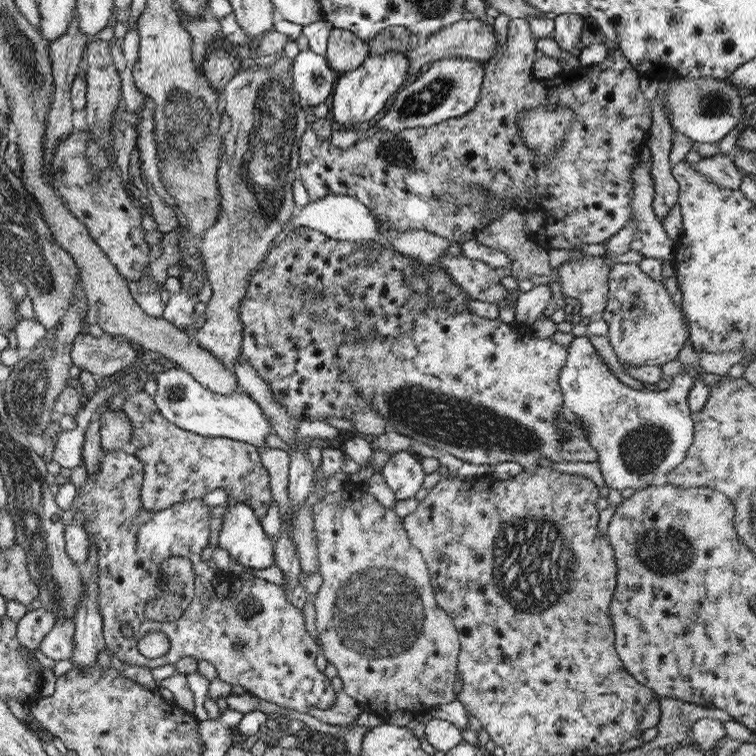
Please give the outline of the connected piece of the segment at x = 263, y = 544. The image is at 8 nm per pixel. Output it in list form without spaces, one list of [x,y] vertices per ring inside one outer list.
[[[246,504],[228,507],[222,515],[217,546],[226,550],[232,561],[247,568],[261,570],[274,564],[274,545]]]

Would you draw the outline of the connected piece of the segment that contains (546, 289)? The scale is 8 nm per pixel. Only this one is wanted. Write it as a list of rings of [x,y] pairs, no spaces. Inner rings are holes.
[[[551,285],[534,286],[525,293],[518,293],[516,307],[514,308],[515,323],[526,322],[531,324],[541,318],[541,311],[549,307]]]

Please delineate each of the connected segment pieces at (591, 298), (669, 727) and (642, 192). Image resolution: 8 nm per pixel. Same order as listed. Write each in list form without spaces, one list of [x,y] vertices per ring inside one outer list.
[[[583,256],[580,258],[571,258],[561,264],[555,270],[558,275],[558,289],[561,294],[569,298],[575,298],[579,302],[579,313],[576,319],[583,321],[592,320],[599,317],[608,296],[607,277],[609,264],[606,264],[603,257]]]
[[[661,697],[658,702],[660,717],[656,724],[657,734],[648,744],[648,747],[652,748],[686,743],[691,725],[700,718],[716,719],[721,723],[731,719],[729,714],[720,708],[706,708],[667,697]]]
[[[650,160],[638,164],[631,173],[632,193],[629,197],[629,222],[633,222],[634,235],[629,250],[645,258],[670,260],[674,257],[676,240],[669,238],[652,210],[653,182],[649,174]]]

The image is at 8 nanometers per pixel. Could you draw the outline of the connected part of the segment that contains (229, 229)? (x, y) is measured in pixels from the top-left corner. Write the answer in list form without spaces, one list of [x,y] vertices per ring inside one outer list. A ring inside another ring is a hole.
[[[281,57],[273,65],[256,70],[238,70],[220,92],[222,107],[229,116],[229,131],[225,134],[223,143],[225,150],[223,158],[216,168],[216,186],[221,202],[220,221],[205,231],[199,242],[207,282],[211,289],[208,303],[205,303],[205,320],[198,328],[194,337],[196,343],[210,352],[225,368],[233,368],[240,358],[242,328],[238,317],[238,306],[253,270],[260,265],[265,250],[270,246],[275,234],[281,230],[281,224],[292,218],[295,204],[292,200],[292,182],[298,177],[298,144],[299,136],[309,126],[305,111],[301,108],[299,95],[292,85],[291,69],[293,58]]]

